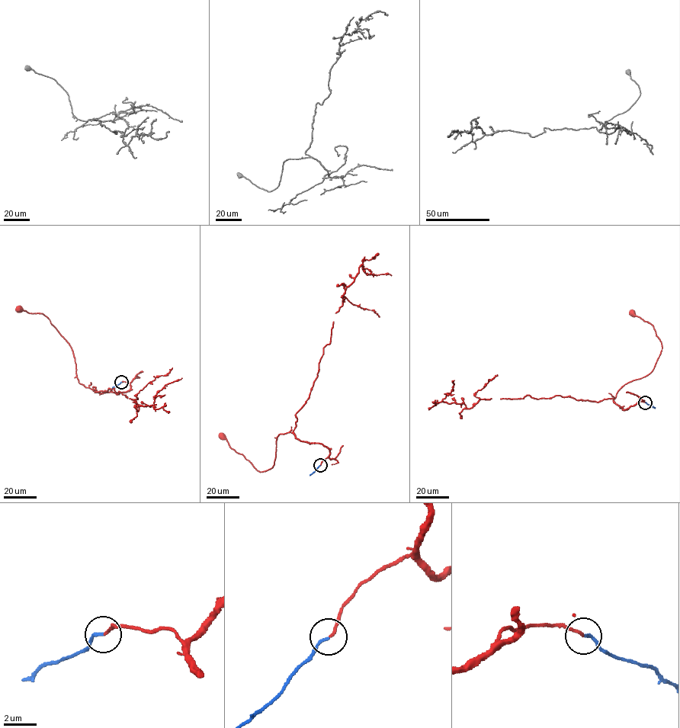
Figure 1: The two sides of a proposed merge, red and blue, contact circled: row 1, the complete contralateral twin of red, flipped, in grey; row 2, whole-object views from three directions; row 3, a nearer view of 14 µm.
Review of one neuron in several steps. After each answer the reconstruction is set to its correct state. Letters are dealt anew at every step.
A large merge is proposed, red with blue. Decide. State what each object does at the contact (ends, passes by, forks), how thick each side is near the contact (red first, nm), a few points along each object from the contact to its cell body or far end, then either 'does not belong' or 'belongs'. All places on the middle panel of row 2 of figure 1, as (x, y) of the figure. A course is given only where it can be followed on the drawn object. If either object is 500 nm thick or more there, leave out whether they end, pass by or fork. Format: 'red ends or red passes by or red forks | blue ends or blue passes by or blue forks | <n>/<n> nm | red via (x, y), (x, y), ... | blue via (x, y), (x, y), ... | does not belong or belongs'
red ends | blue ends | 170/170 nm | red via (320, 465), (330, 450), (288, 432), (279, 434), (274, 464), (261, 472), (232, 449), (222, 435) | blue via (320, 465), (309, 475) | belongs

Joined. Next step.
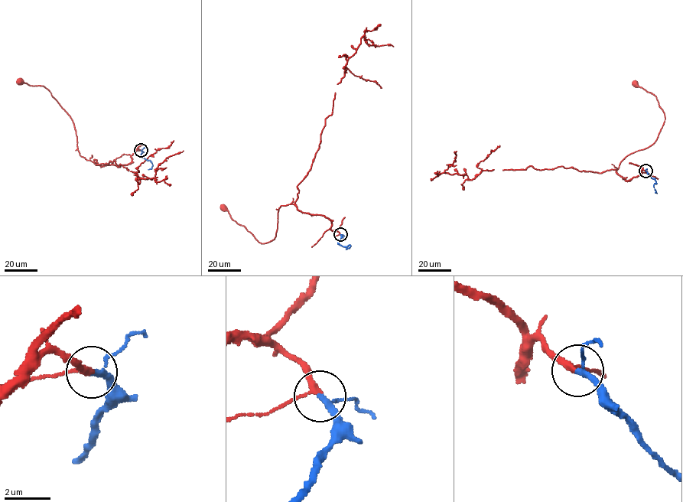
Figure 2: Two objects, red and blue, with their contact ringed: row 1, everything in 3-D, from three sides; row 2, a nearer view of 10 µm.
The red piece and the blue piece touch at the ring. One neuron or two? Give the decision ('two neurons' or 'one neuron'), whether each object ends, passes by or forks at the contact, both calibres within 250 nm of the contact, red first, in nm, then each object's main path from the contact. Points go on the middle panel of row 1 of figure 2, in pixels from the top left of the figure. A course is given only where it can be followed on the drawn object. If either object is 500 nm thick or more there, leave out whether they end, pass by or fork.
one neuron; red passes by; blue passes by; calibres 200 and 190 nm; course red (340, 234), (330, 229), (328, 218), (290, 204), (278, 209), (275, 236), (263, 243), (223, 206); course blue (340, 234), (338, 243), (343, 246), (350, 246), (346, 249)

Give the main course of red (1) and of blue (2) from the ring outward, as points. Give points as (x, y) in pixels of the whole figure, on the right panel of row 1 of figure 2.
1: (645, 171), (628, 180), (616, 172), (628, 155), (654, 142), (665, 120), (655, 96), (634, 83)
2: (645, 171), (655, 181), (653, 185), (657, 193)

